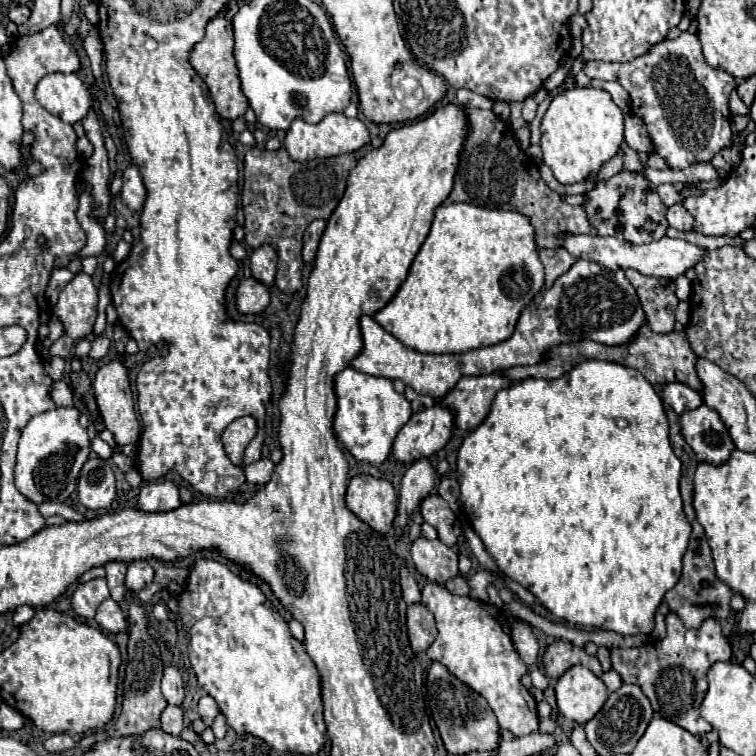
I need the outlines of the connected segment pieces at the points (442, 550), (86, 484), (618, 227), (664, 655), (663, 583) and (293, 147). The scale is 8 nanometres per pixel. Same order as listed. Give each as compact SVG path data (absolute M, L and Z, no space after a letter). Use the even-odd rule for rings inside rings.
M418 537L410 545L410 555L416 571L434 583L444 585L450 577L458 575L458 555L440 539Z
M92 457L84 463L78 477L78 501L92 511L108 511L116 497L110 461Z
M620 171L606 181L598 181L584 195L586 195L586 203L582 207L590 219L590 225L598 231L598 235L612 235L616 239L624 239L636 245L648 243L652 239L662 239L666 235L668 209L658 197L656 185L650 183L644 177L644 173Z
M674 613L666 615L666 637L652 645L634 648L612 647L612 669L620 673L624 683L636 683L650 699L656 715L674 721L692 735L704 735L712 727L700 717L700 703L706 695L706 673L716 661L730 661L732 649L722 635L716 619L706 619L696 631L688 631Z
M584 361L576 365L570 373L558 379L536 379L528 377L512 387L500 389L490 407L488 417L464 439L458 449L458 483L463 510L472 523L474 531L480 535L486 553L496 561L498 569L532 591L544 607L556 617L584 627L608 629L620 635L648 635L654 629L654 613L668 589L676 585L682 571L682 557L690 539L690 523L682 509L682 497L678 489L680 481L680 459L674 455L668 439L668 419L664 405L656 389L644 379L636 369L628 369L618 363L608 361ZM624 419L626 425L618 427L616 421Z
M330 113L316 125L310 125L304 119L294 119L290 129L286 131L286 139L282 145L292 159L308 161L314 157L334 157L342 153L354 153L366 143L370 143L370 133L360 119L350 119L344 113Z

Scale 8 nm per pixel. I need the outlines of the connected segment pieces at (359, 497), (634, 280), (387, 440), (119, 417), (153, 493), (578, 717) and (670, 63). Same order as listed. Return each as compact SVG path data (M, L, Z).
M356 475L346 489L346 507L374 531L388 533L396 517L396 491L386 479Z
M626 269L626 277L640 297L646 325L654 333L670 333L676 325L674 311L678 305L674 281L662 277L646 277L634 269Z
M352 367L342 369L334 377L336 393L336 415L334 415L334 435L336 439L354 455L358 461L380 465L392 451L392 443L398 431L406 425L412 415L410 403L404 395L396 393L392 381L386 377L366 375Z
M120 357L98 369L94 379L94 395L102 419L106 423L106 429L114 433L116 443L118 445L136 443L140 435L140 425L134 411L128 373Z
M138 469L126 473L126 481L140 489L138 507L146 513L166 513L180 507L178 485L174 481L142 481Z
M582 665L570 667L556 683L558 709L564 717L584 725L590 721L604 701L608 699L608 689L600 677Z
M684 31L676 39L664 39L628 63L586 61L584 73L590 79L614 79L628 91L632 113L644 121L654 151L672 169L710 161L722 147L732 145L728 95L736 87L734 77L704 63L702 47L694 33Z

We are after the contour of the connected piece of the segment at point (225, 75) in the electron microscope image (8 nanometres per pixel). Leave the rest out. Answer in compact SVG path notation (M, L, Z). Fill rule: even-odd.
M216 15L206 25L206 37L190 53L190 63L200 73L200 77L206 81L206 85L210 89L210 95L212 95L212 101L214 101L220 117L224 117L224 119L242 117L244 111L248 109L248 99L244 97L244 93L240 89L240 77L238 77L238 69L236 69L236 59L234 59L232 21L228 21L222 15Z

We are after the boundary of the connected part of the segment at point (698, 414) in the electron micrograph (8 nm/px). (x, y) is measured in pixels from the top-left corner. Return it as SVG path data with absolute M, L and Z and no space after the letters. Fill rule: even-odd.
M706 405L680 415L680 433L694 449L698 461L724 463L734 451L734 443L718 413Z

